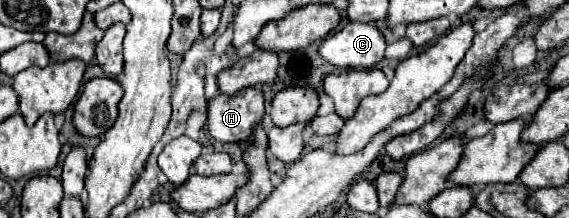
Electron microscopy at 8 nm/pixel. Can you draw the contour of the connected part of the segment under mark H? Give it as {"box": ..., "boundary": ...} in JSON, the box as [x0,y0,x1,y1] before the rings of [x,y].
{"box":[209,87,263,141],"boundary":[[[245,87],[235,95],[223,95],[209,99],[209,133],[223,141],[247,141],[251,137],[251,129],[263,119],[263,95],[257,87]]]}

